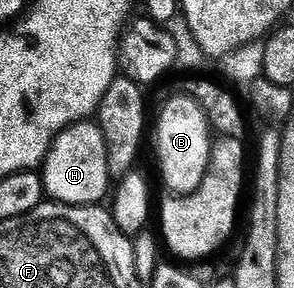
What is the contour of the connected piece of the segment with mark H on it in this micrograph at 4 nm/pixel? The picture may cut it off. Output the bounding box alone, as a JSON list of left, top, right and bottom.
[42,119,110,205]

